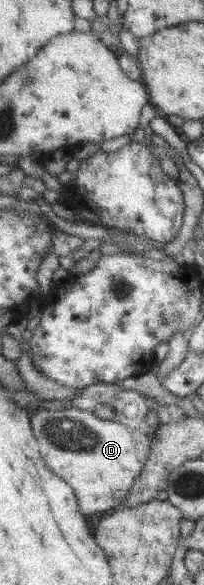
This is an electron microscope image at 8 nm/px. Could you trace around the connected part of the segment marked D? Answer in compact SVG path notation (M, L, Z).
M76 406L59 410L42 409L30 417L33 435L41 447L41 457L57 477L75 489L83 516L90 517L123 507L147 461L151 439L156 433L155 426L151 428L145 419L141 428L131 430L119 422L97 417Z

